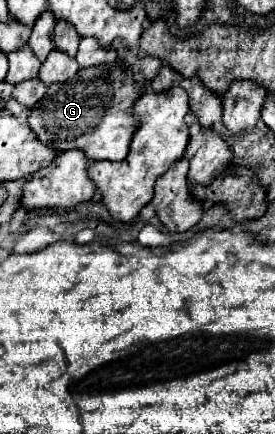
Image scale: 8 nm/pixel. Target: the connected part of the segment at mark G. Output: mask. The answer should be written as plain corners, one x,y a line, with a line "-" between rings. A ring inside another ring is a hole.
91,66
81,68
75,78
53,84
29,114
29,128
41,144
51,146
57,154
67,150
83,150
87,160
123,160
135,132
135,120
129,108
139,98
133,74
127,66

